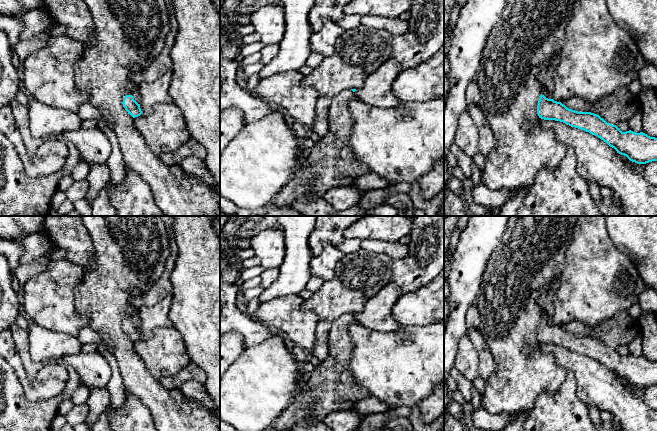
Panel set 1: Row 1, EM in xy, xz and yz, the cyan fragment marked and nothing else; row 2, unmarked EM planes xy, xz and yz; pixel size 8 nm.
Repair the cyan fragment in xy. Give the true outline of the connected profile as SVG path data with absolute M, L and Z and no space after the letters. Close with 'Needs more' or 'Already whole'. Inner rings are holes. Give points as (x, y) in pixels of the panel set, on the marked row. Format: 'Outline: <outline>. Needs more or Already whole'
Outline: M170 69L153 82L141 82L137 86L139 102L132 95L126 95L123 99L123 107L133 118L141 114L149 114L159 105L172 101L168 90L171 85L173 71Z. Needs more

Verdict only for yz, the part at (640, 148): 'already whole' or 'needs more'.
needs more

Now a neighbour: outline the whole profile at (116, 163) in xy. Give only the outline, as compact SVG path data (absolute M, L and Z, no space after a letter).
M85 104L79 107L76 113L82 120L94 119L97 122L96 128L100 129L108 138L111 145L111 154L107 160L110 169L110 181L116 185L123 184L126 177L125 161L117 139L114 133L108 128L100 111L94 106Z

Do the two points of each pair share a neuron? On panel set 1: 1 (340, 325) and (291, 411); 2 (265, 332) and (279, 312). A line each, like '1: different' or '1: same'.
1: same
2: different

